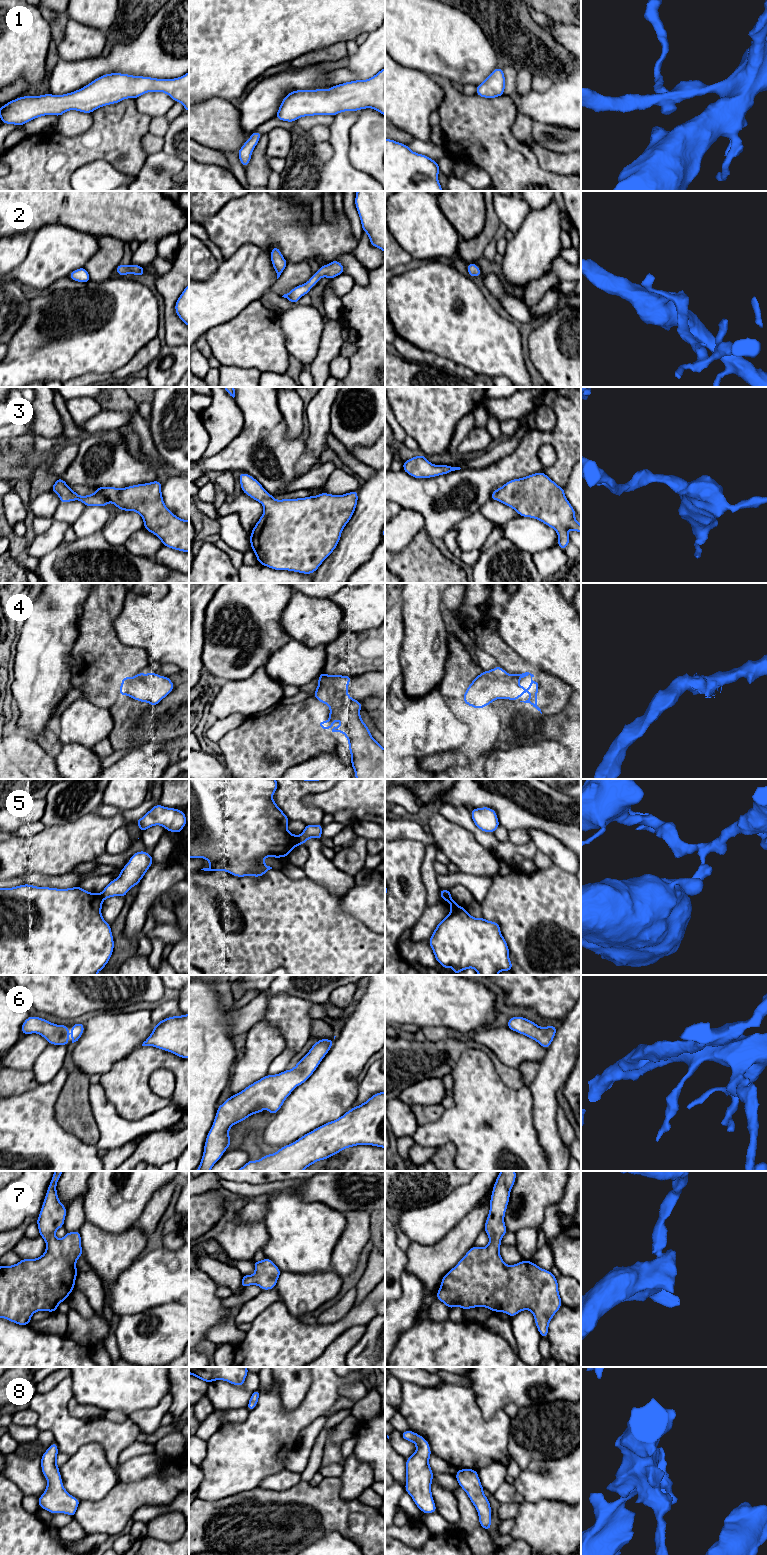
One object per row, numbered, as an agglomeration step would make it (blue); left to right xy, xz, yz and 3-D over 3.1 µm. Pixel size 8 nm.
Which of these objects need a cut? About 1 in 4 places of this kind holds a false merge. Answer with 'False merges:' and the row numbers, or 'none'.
False merges: 5

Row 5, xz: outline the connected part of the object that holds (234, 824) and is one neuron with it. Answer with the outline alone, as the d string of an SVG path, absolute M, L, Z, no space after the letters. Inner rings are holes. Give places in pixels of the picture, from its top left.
M189 779L189 858L204 858L211 865L203 868L204 871L226 871L236 877L261 877L272 867L266 865L263 860L266 857L288 857L289 853L299 845L298 836L288 831L288 817L273 800L273 794L278 788L275 779Z

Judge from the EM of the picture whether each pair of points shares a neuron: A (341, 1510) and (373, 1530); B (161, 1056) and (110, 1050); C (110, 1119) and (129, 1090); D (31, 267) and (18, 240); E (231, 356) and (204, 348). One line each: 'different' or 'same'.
A: same
B: different
C: different
D: different
E: different

